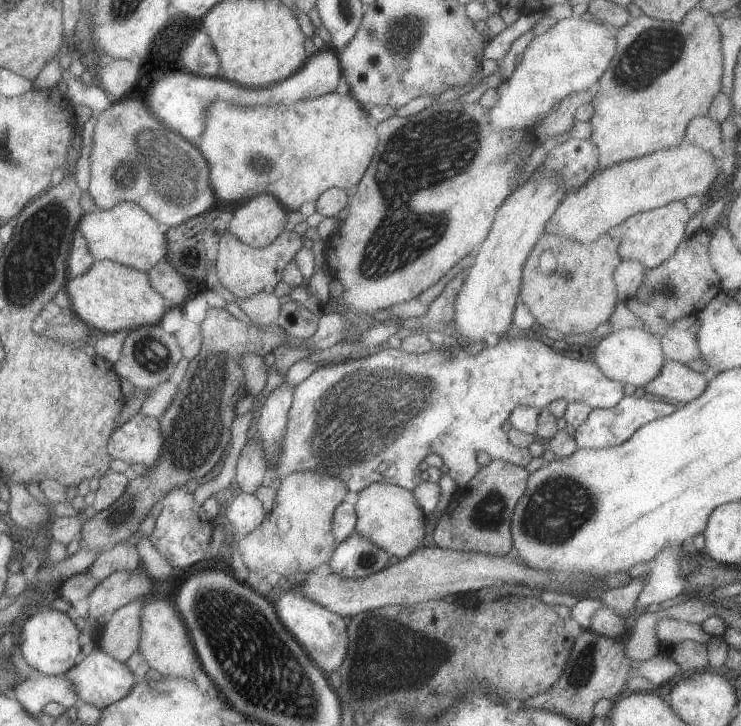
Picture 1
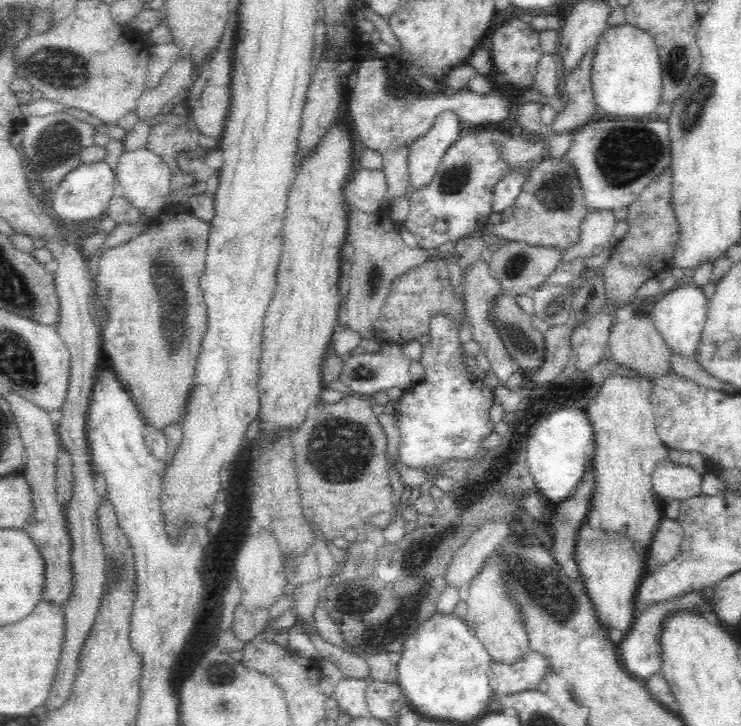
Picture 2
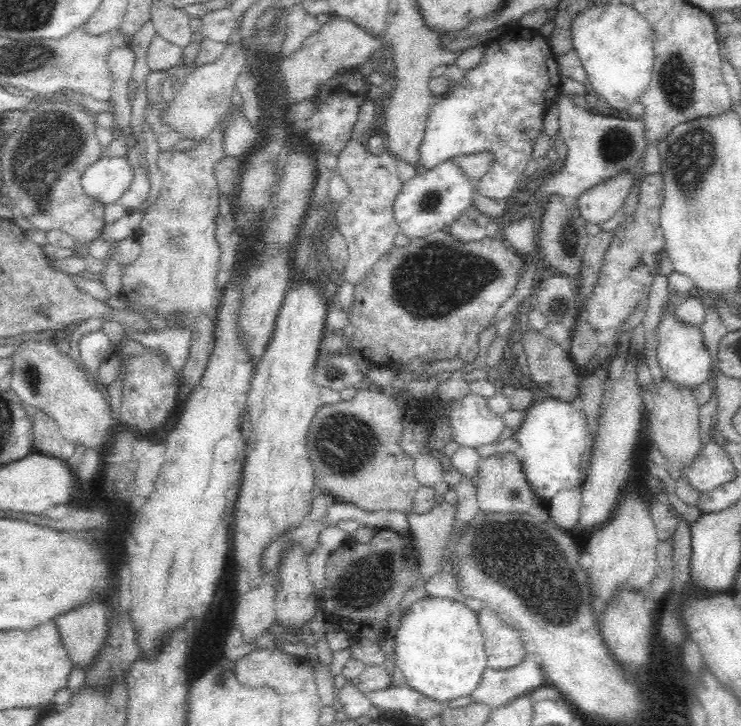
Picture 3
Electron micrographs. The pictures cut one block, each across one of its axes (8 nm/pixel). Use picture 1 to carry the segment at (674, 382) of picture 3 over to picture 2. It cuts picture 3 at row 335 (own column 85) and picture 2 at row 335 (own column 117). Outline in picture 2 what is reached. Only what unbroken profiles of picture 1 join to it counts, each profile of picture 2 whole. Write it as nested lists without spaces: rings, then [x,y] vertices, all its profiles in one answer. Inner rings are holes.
[[[688,283],[680,288],[664,293],[650,314],[651,323],[663,340],[673,358],[696,359],[702,346],[702,332],[706,324],[707,310],[702,291]]]

